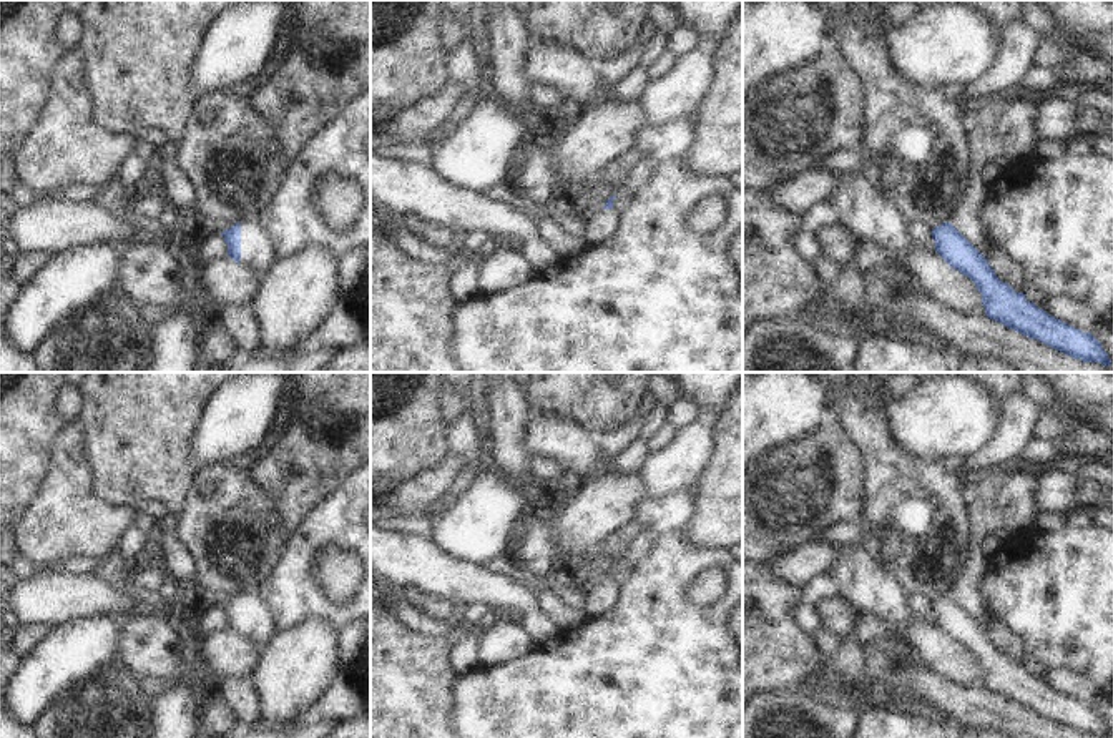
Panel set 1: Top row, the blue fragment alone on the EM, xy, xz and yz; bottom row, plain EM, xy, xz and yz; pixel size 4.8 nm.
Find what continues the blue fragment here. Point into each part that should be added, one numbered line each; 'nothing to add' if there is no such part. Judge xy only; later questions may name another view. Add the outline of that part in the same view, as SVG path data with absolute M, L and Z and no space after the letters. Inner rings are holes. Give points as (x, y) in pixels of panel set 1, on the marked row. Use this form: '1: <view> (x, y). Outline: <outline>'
1: xy (256, 248). Outline: M241 221L241 261L264 274L276 259L272 241L257 221Z

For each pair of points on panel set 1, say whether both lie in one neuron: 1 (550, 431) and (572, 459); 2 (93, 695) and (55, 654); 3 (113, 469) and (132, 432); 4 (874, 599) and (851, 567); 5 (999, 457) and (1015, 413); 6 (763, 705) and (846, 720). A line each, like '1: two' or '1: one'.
1: one
2: two
3: one
4: one
5: one
6: one

